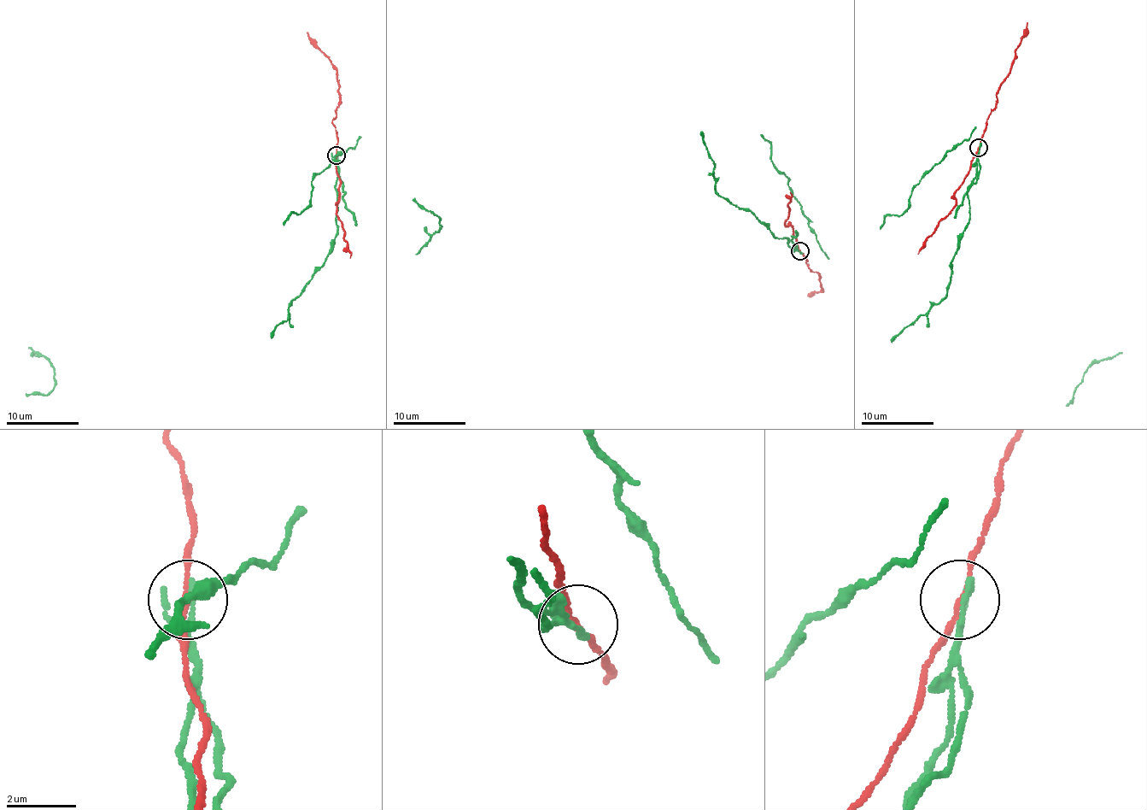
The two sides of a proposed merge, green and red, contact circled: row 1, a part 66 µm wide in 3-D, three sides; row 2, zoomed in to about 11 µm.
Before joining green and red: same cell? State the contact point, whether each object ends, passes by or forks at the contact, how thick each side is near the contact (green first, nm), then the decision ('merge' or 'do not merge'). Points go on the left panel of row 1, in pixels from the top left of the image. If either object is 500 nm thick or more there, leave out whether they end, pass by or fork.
at (336, 155); green passes by; red passes by; 150 nm thick on the green side, 130 nm on the other; do not merge

